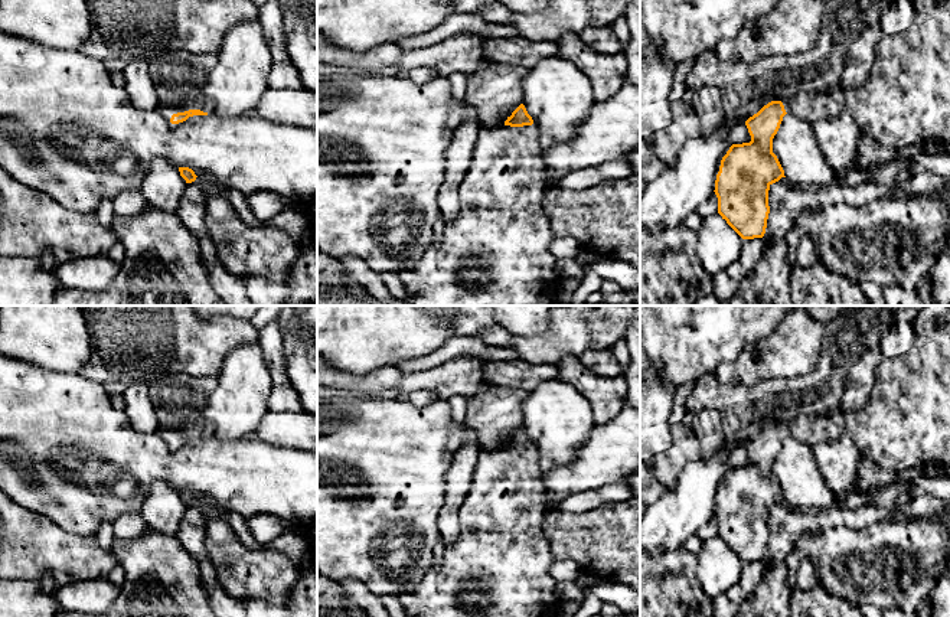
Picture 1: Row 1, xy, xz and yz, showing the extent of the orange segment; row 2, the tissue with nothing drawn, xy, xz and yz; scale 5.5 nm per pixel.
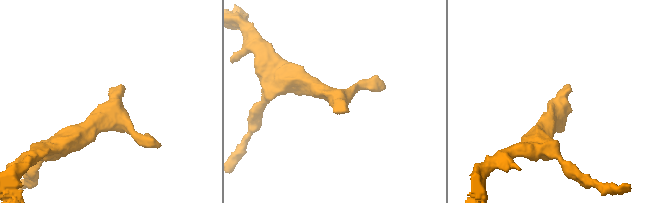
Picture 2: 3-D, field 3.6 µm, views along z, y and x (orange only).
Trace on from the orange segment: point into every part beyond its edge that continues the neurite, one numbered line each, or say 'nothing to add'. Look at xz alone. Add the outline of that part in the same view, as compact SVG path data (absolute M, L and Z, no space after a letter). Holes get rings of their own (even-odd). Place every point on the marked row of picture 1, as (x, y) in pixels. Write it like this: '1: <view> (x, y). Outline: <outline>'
1: xz (496, 251). Outline: M535 124L480 127L473 159L460 186L461 208L451 223L434 234L432 242L407 271L396 272L411 306L556 306L559 277L556 257L549 251L555 238L543 210L542 148Z

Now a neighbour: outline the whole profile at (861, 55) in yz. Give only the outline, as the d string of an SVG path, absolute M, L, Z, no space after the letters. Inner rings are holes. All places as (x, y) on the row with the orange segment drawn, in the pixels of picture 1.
M878 23L864 27L858 40L848 49L843 74L838 88L861 88L871 72L876 59L876 48L884 36Z

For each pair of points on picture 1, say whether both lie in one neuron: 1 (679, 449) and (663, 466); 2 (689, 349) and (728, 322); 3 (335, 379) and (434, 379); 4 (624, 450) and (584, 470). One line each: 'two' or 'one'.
1: one
2: one
3: one
4: one

